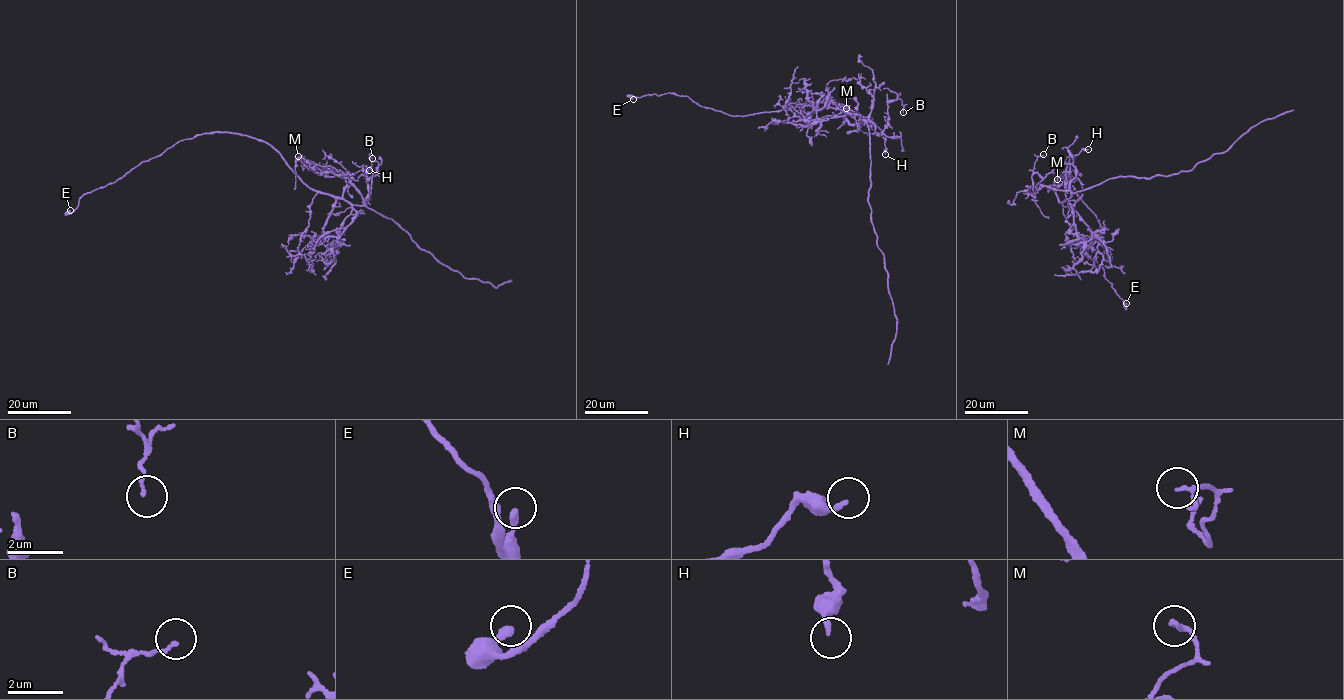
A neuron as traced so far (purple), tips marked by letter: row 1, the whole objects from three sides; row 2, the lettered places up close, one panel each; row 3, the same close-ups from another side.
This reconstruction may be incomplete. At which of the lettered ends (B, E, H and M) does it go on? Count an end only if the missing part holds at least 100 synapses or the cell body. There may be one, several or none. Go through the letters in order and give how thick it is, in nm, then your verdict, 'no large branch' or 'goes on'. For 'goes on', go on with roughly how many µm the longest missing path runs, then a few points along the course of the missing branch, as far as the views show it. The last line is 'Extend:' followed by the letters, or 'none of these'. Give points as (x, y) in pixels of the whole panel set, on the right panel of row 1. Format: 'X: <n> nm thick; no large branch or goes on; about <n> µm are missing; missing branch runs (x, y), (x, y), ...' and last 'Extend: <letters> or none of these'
B: 100 nm thick; no large branch
E: 260 nm thick; no large branch
H: 170 nm thick; no large branch
M: 100 nm thick; no large branch
Extend: none of these

